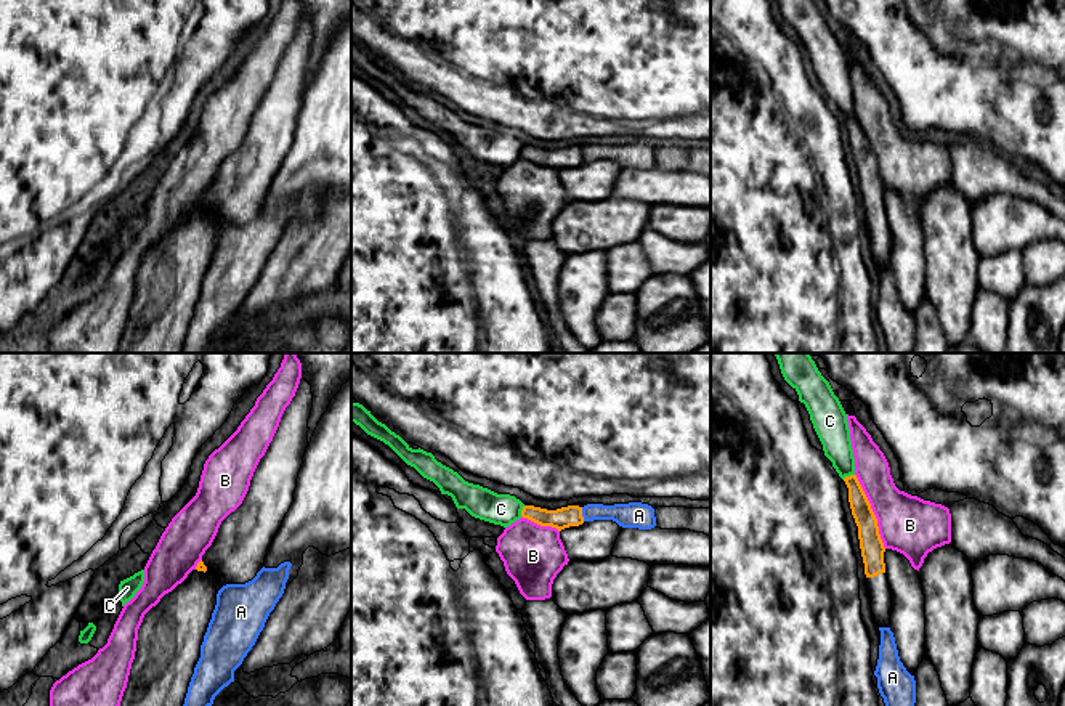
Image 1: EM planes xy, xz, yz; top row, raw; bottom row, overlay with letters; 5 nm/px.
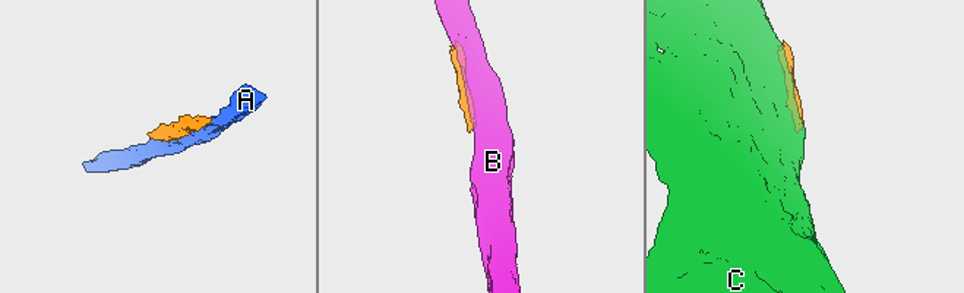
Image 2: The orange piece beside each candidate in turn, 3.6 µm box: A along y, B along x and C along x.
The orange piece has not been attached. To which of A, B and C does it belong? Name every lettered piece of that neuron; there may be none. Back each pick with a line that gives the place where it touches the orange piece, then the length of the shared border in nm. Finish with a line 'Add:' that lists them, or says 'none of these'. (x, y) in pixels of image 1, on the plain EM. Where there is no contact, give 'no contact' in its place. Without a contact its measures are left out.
Add: none of these

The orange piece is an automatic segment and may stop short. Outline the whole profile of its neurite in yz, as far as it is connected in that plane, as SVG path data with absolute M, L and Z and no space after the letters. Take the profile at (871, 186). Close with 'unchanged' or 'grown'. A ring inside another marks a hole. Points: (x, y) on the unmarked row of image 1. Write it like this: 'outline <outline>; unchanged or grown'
outline M856 116L845 117L844 122L848 128L852 156L858 167L873 255L879 268L890 268L892 231L885 213L885 188L879 175L877 159Z; grown

